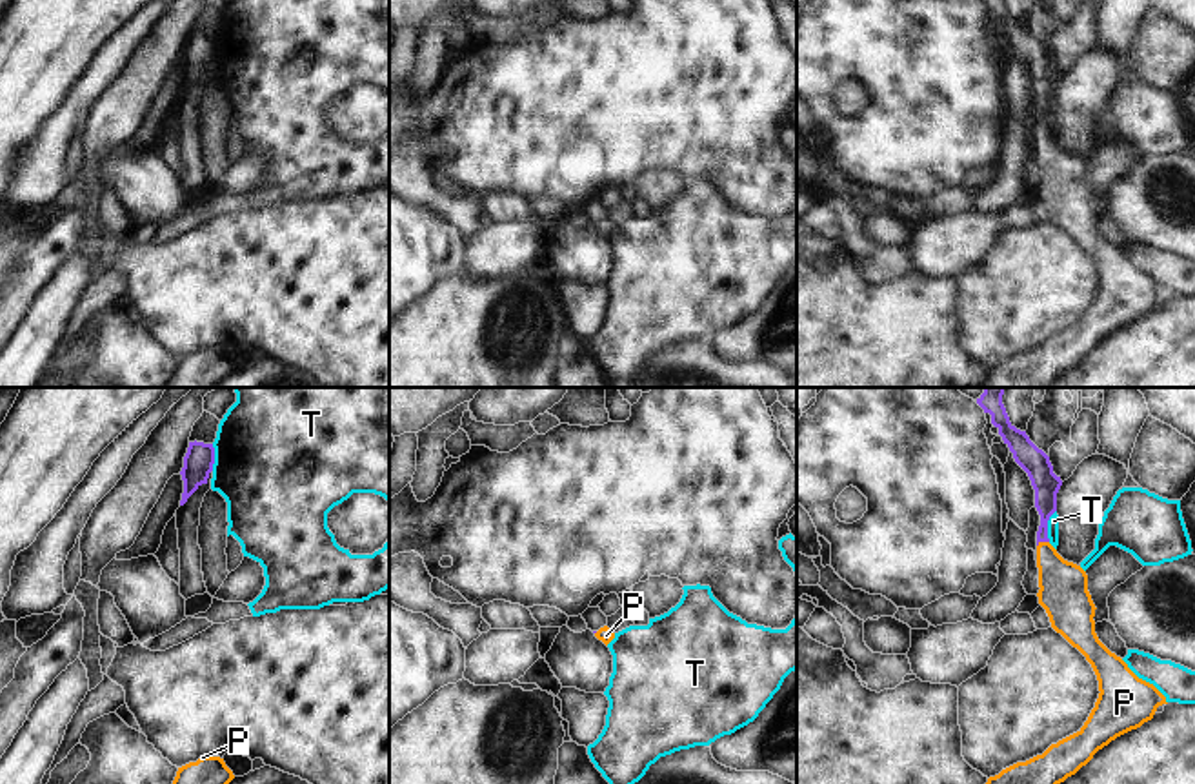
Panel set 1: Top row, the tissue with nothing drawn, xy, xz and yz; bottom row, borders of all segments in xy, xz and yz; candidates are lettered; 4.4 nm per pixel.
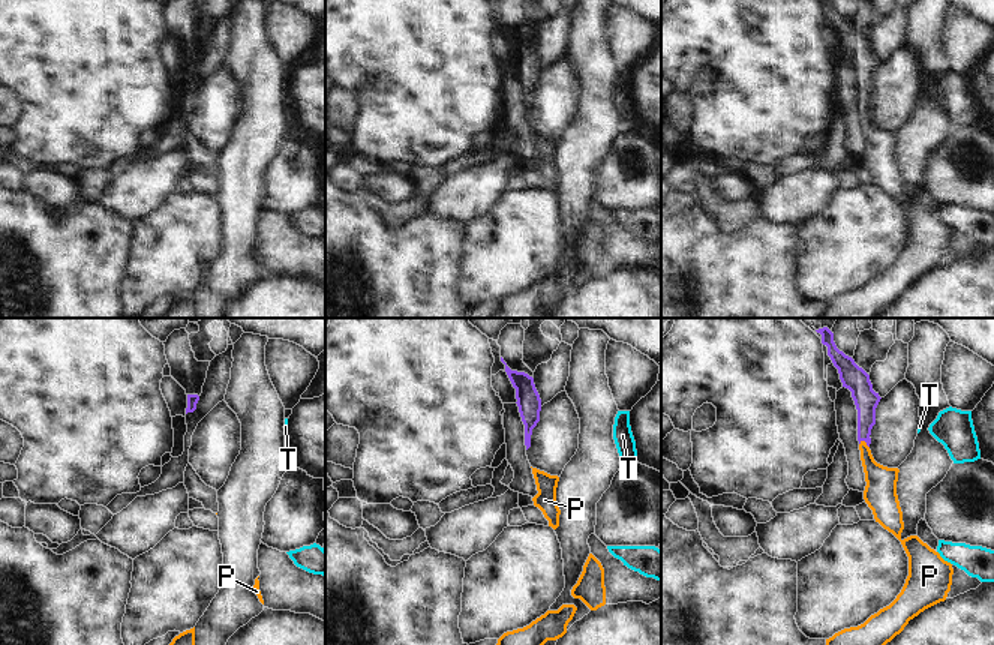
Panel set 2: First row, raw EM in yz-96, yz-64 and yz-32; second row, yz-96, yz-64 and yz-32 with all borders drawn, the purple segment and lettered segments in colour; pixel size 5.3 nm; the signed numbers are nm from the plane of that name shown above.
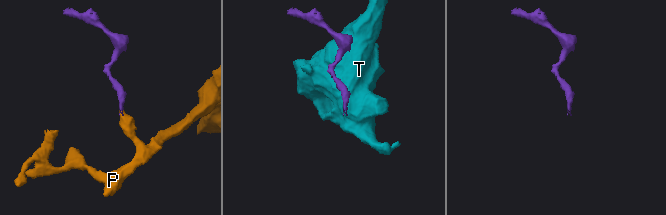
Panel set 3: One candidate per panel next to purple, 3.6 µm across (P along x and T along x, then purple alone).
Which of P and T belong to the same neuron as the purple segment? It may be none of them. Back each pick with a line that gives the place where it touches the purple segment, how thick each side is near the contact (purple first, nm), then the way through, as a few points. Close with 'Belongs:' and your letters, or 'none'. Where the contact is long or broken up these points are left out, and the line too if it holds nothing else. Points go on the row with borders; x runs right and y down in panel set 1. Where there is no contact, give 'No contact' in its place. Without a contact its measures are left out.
P: Touches purple at yz (1043, 541). Thickness 120 nm (purple) against 220 nm. Path across: yz (1046, 484), (1043, 541), (1063, 593)
Belongs: P

